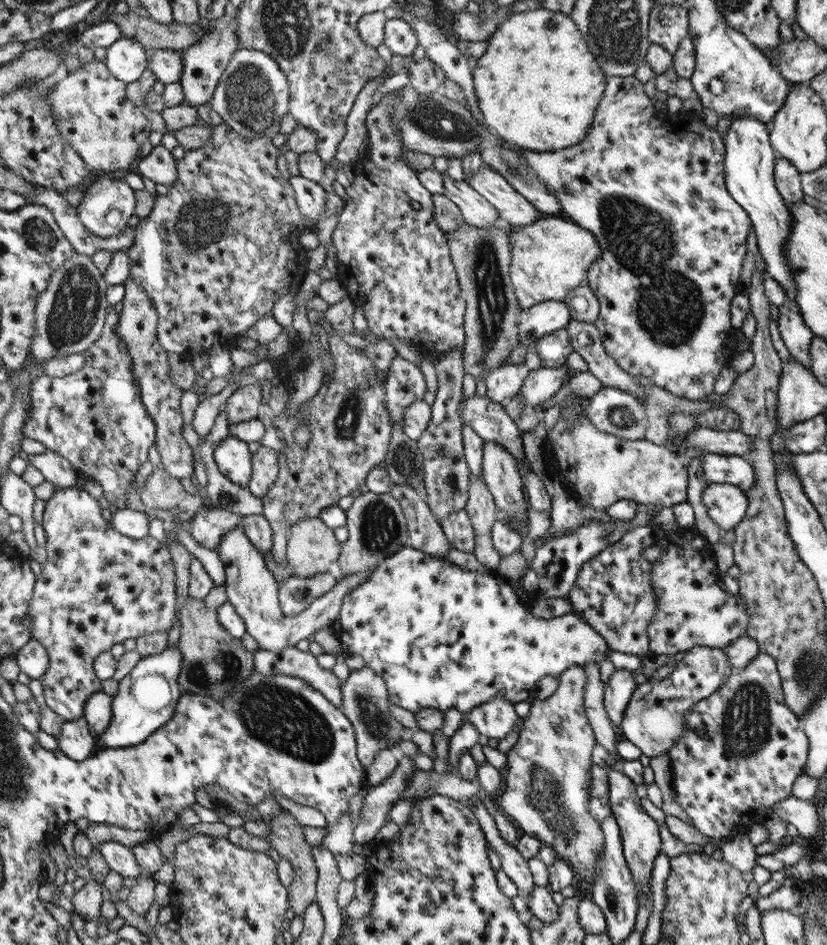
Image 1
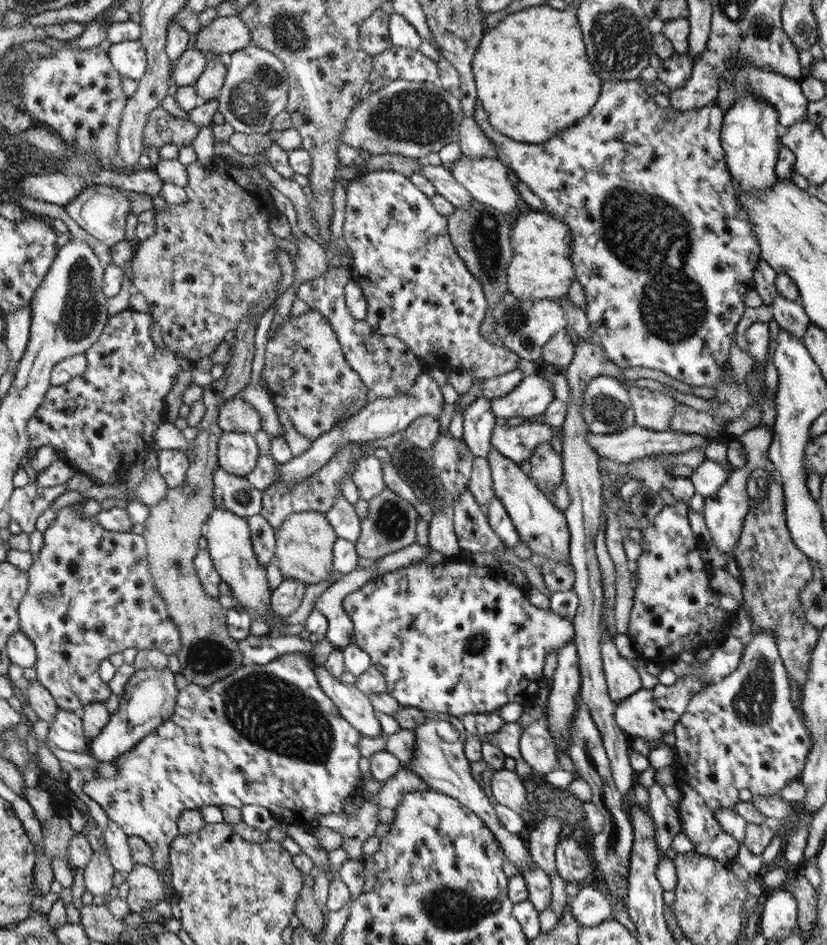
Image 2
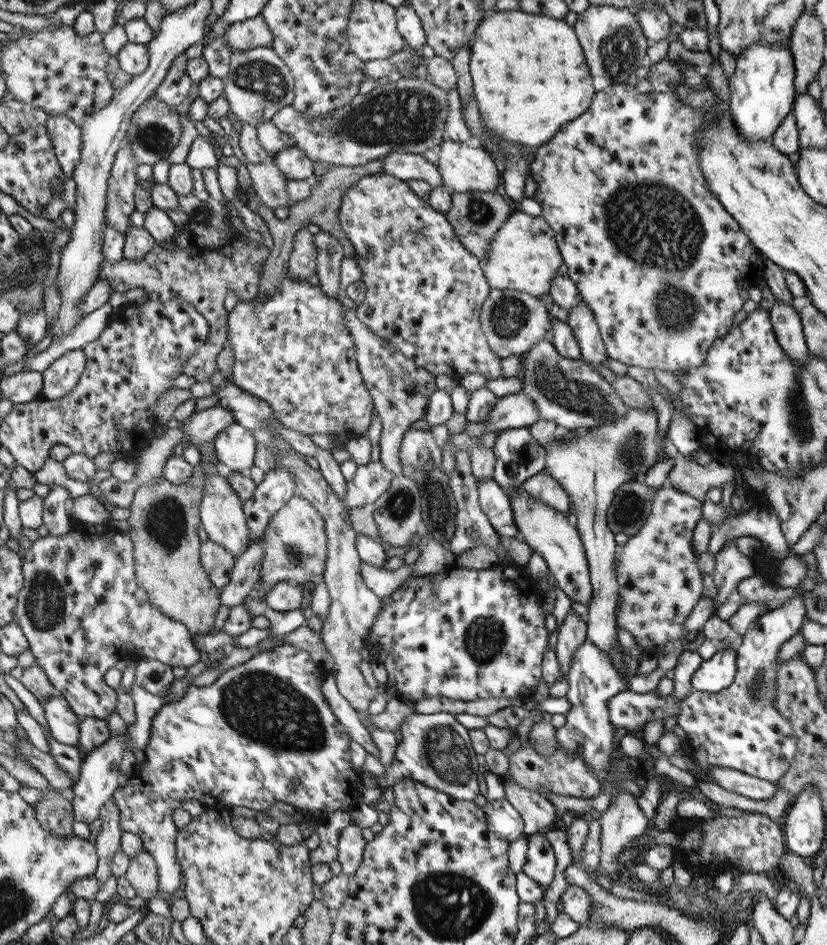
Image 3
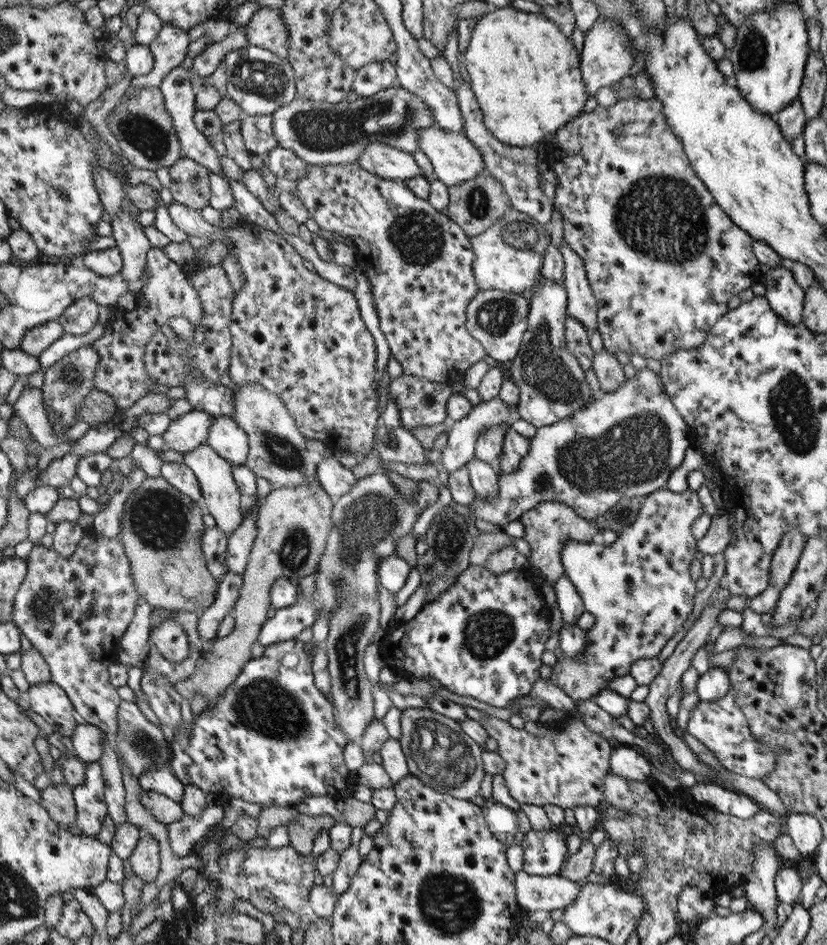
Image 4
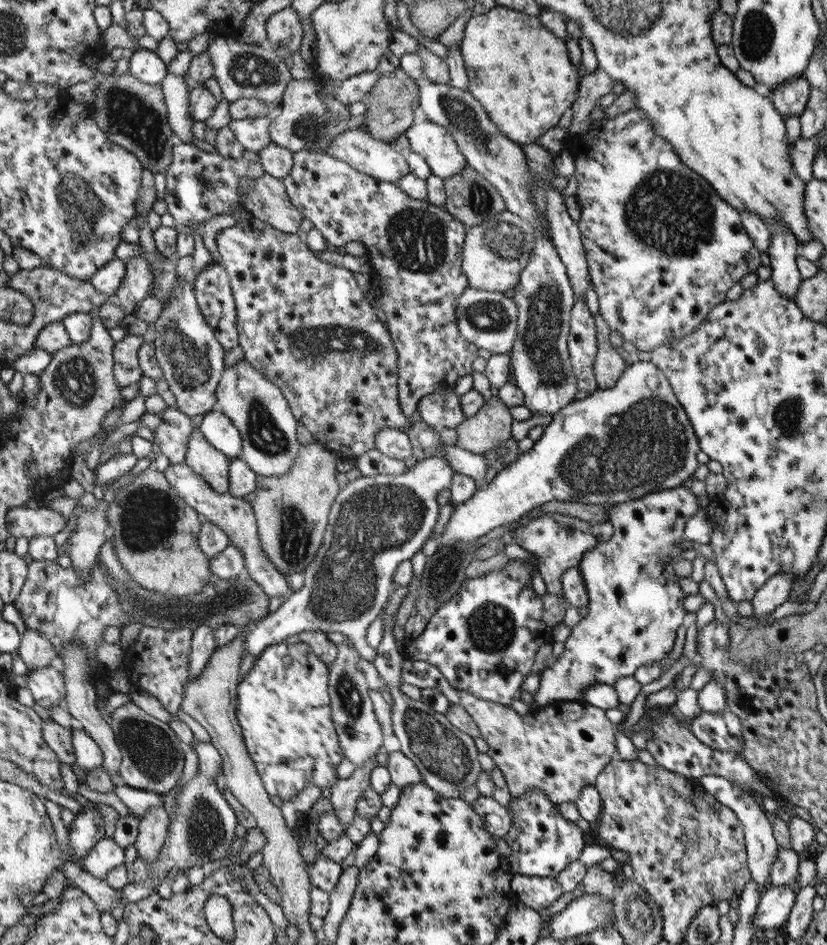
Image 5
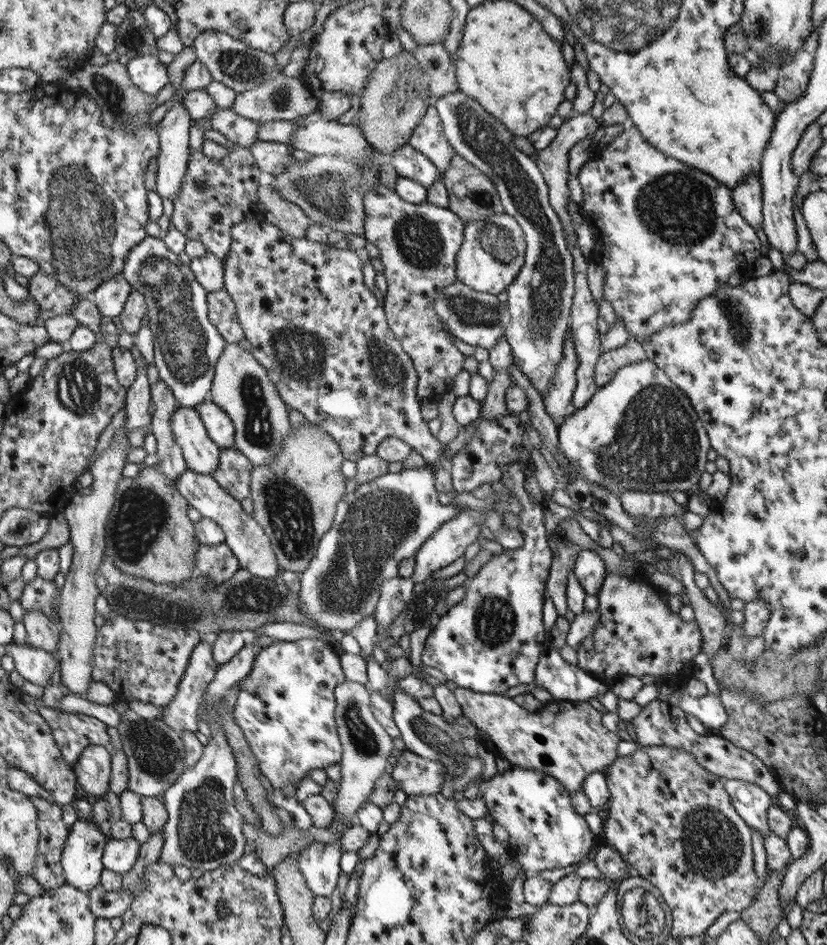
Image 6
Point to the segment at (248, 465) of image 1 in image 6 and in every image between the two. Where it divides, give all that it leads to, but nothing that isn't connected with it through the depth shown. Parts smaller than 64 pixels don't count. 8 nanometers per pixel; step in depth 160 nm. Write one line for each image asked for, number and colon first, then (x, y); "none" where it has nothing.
2: (237, 452)
3: (235, 446)
4: (226, 436)
5: (220, 430)
6: (221, 428)

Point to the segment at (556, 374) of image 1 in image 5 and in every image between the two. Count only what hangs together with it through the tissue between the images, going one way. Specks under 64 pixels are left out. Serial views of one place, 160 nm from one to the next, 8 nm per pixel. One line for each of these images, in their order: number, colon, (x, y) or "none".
2: (531, 397)
3: (517, 410)
4: (460, 450)
5: (377, 522)

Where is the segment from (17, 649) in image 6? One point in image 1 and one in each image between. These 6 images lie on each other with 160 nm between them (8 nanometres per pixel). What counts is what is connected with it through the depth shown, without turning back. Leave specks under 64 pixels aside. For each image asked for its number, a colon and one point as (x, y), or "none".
1: (76, 740)
2: (66, 732)
3: (64, 725)
4: (49, 700)
5: (47, 686)

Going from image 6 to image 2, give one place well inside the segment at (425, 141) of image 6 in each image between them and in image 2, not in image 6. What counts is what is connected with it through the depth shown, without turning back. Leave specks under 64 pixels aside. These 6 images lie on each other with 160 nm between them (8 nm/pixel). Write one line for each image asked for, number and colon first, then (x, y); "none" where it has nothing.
2: (486, 179)
3: (464, 167)
4: (455, 157)
5: (441, 150)

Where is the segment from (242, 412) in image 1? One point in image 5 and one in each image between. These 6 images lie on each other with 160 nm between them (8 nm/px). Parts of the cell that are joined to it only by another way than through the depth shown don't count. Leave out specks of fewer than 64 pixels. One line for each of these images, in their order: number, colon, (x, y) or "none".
2: (236, 415)
3: (202, 427)
4: (185, 433)
5: (172, 435)

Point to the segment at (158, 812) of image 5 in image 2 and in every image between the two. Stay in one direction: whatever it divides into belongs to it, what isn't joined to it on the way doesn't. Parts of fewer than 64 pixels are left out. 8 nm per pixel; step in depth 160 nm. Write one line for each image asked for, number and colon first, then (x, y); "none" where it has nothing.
2: (146, 888)
3: (142, 874)
4: (145, 860)

